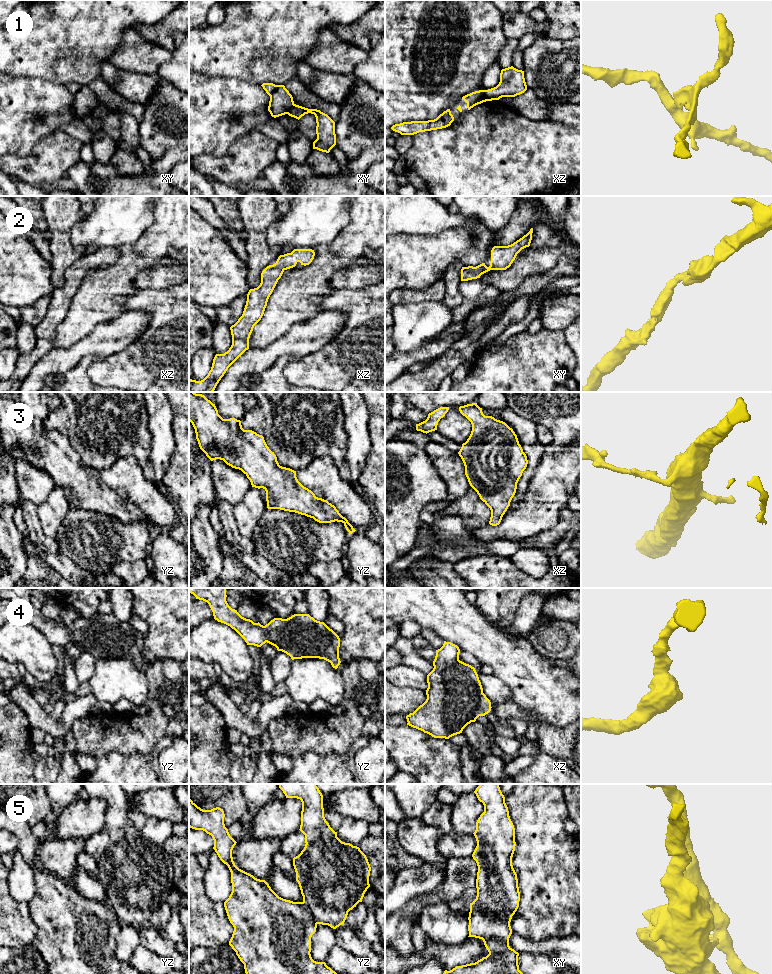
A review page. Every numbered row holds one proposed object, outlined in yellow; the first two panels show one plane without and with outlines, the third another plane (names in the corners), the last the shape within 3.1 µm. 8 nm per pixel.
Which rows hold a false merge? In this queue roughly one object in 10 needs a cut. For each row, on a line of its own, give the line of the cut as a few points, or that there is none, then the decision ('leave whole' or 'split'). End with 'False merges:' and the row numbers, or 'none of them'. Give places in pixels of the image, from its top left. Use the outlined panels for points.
1: cut in xz along (483, 90), (487, 100); split
2: no cut; leave whole
3: no cut; leave whole
4: no cut; leave whole
5: cut in xy along (472, 902), (509, 924); split
False merges: 1, 5

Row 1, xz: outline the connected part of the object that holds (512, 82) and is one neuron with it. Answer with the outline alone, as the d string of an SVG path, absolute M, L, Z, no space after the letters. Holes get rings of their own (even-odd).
M511 66L501 70L499 84L494 88L484 90L484 95L487 101L492 101L502 97L515 97L526 90L524 71Z

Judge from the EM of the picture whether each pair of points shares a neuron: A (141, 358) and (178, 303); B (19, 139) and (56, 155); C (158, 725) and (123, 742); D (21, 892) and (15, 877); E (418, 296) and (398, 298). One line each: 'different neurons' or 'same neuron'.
A: same neuron
B: different neurons
C: same neuron
D: same neuron
E: same neuron

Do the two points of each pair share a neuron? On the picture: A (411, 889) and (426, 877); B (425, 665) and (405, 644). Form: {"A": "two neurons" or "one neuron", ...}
{"A": "one neuron", "B": "one neuron"}

